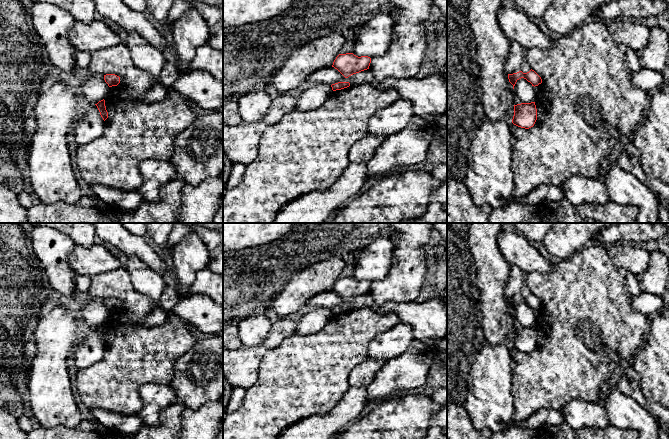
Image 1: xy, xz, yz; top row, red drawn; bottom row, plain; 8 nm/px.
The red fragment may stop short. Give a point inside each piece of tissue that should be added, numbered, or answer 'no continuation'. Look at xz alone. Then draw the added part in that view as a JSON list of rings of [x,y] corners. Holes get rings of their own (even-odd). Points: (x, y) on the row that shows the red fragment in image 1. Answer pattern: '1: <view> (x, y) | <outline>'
no continuation

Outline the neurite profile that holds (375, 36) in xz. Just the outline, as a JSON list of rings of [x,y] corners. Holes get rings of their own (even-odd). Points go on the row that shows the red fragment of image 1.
[[[378,14],[361,26],[352,53],[358,57],[381,57],[389,49],[393,37],[392,15]]]

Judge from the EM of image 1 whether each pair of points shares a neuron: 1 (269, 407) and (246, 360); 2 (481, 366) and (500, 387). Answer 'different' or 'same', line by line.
1: different
2: same

